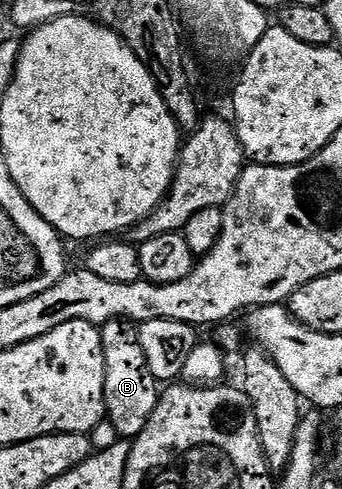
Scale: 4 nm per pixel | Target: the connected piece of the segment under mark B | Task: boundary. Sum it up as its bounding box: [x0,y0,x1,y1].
[101,319,160,441]

